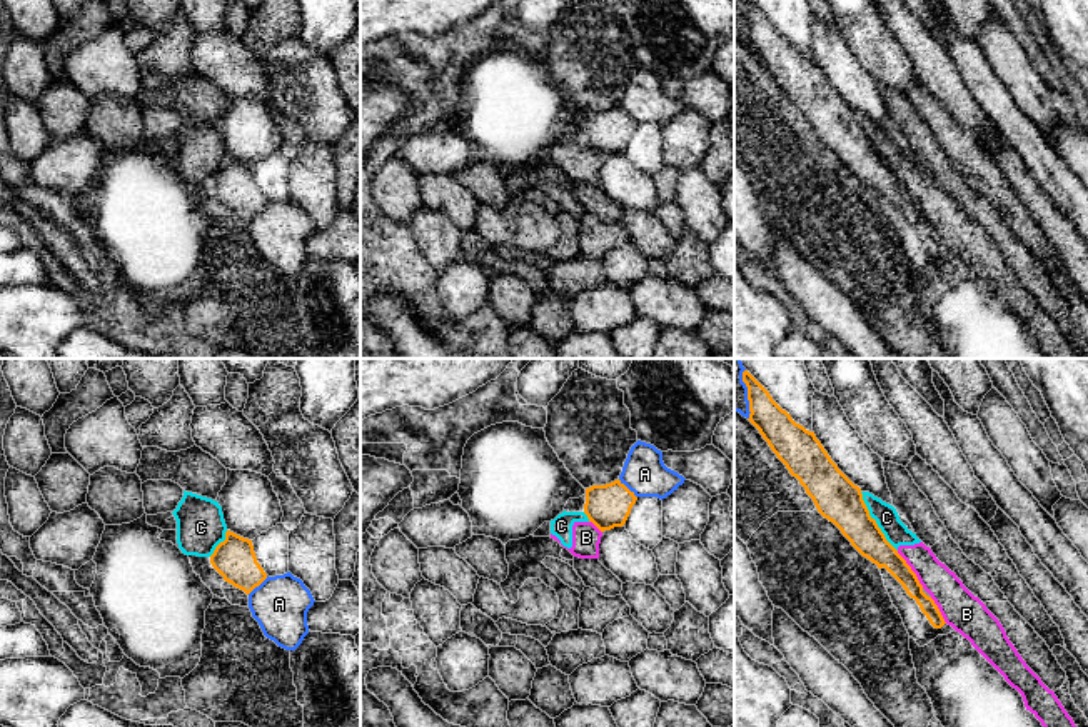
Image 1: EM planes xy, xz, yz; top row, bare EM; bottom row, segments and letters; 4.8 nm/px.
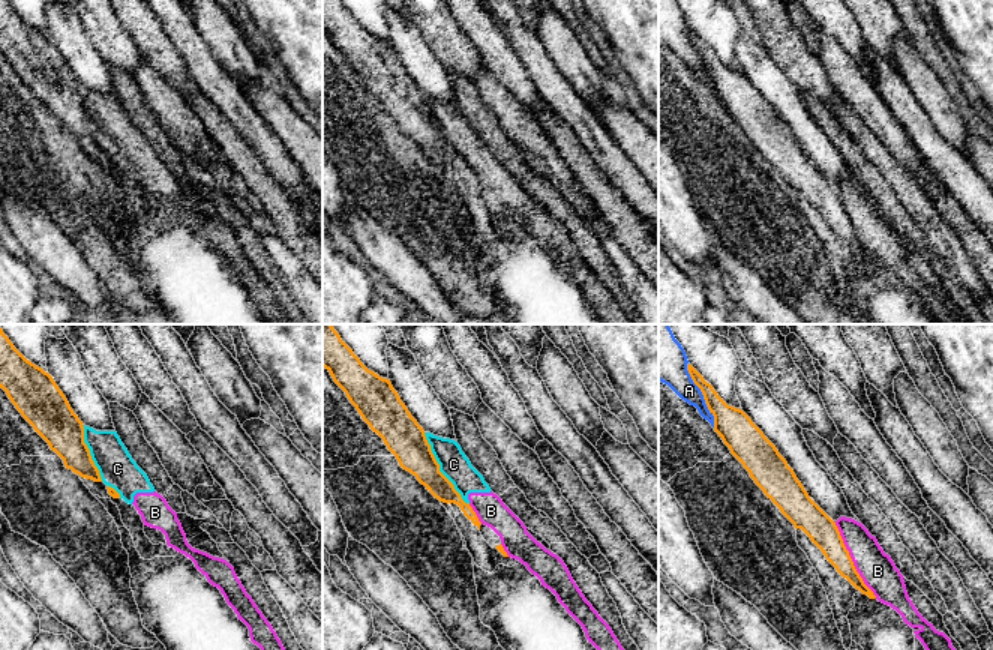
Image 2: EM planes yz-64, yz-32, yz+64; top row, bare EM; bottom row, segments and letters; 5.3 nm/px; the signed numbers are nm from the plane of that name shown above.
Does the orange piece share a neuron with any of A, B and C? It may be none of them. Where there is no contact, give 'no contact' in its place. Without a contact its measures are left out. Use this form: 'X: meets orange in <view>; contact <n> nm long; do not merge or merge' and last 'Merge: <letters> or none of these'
A: meets orange in xz; contact 130 nm long; do not merge
B: meets orange in yz; contact 220 nm long; do not merge
C: meets orange in yz; contact 340 nm long; do not merge
Merge: none of these

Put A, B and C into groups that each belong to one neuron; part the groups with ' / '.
A / B C

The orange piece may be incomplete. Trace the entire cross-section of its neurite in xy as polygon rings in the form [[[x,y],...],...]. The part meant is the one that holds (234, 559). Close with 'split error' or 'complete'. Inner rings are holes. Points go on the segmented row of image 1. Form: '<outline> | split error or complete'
[[[230,530],[225,532],[225,540],[215,547],[210,564],[225,582],[247,595],[267,579],[267,574],[257,562],[252,540]]] | complete

